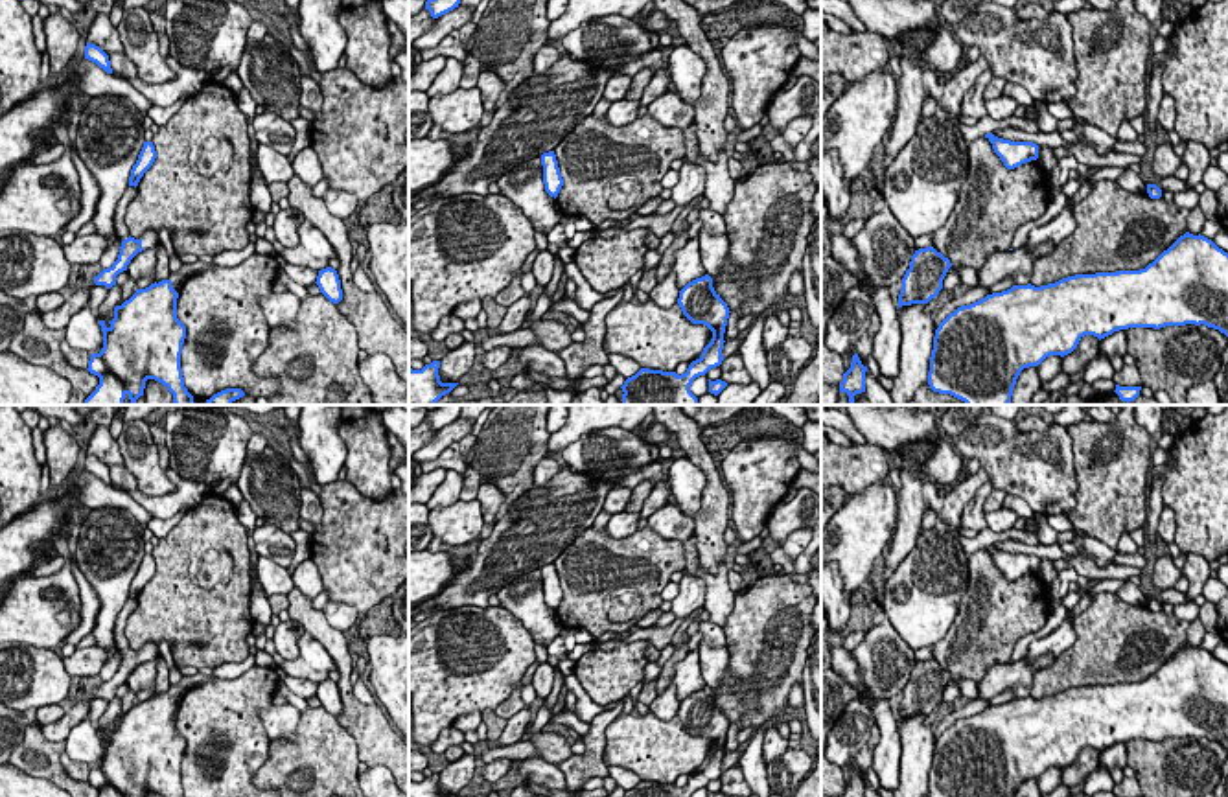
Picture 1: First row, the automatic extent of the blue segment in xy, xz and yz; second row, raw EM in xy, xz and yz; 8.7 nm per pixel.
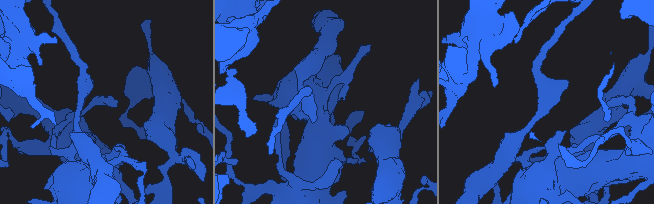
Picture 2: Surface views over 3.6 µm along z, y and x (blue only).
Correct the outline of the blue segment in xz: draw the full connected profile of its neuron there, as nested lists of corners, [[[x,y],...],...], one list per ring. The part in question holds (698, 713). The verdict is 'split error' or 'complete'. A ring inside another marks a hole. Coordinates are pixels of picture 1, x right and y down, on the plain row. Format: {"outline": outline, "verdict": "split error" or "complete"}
{"outline": [[[709,687],[689,694],[681,703],[678,716],[692,736],[703,736],[712,744],[711,755],[703,760],[701,769],[692,773],[685,786],[650,782],[633,771],[609,766],[609,777],[617,788],[608,797],[692,797],[700,788],[722,777],[724,745],[729,731],[729,720],[712,699]]], "verdict": "split error"}

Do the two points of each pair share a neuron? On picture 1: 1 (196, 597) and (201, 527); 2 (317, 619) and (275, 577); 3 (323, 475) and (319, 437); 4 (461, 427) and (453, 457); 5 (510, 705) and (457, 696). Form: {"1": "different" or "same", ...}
{"1": "same", "2": "different", "3": "same", "4": "different", "5": "different"}

